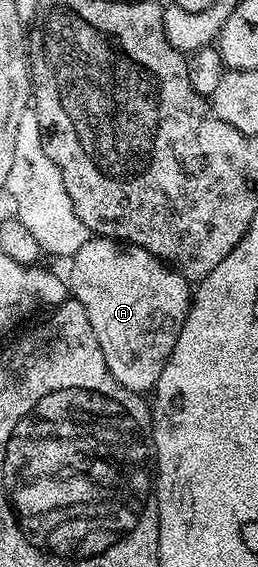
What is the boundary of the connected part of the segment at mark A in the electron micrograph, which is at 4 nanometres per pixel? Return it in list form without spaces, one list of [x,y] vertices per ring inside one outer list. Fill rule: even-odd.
[[[103,237],[90,238],[86,245],[82,245],[82,249],[78,249],[78,253],[71,257],[70,264],[72,264],[72,268],[69,269],[68,275],[66,274],[66,282],[70,288],[71,298],[78,300],[82,309],[86,309],[86,313],[90,317],[90,325],[94,329],[94,337],[98,337],[98,345],[102,345],[102,353],[106,357],[106,365],[110,369],[110,373],[114,373],[114,377],[119,383],[126,385],[126,389],[137,393],[151,392],[156,386],[170,353],[174,353],[174,345],[178,341],[178,333],[182,333],[182,325],[188,321],[188,308],[194,298],[188,280],[182,278],[176,272],[175,267],[169,267],[157,255],[150,254],[146,249],[125,245],[117,240]]]

